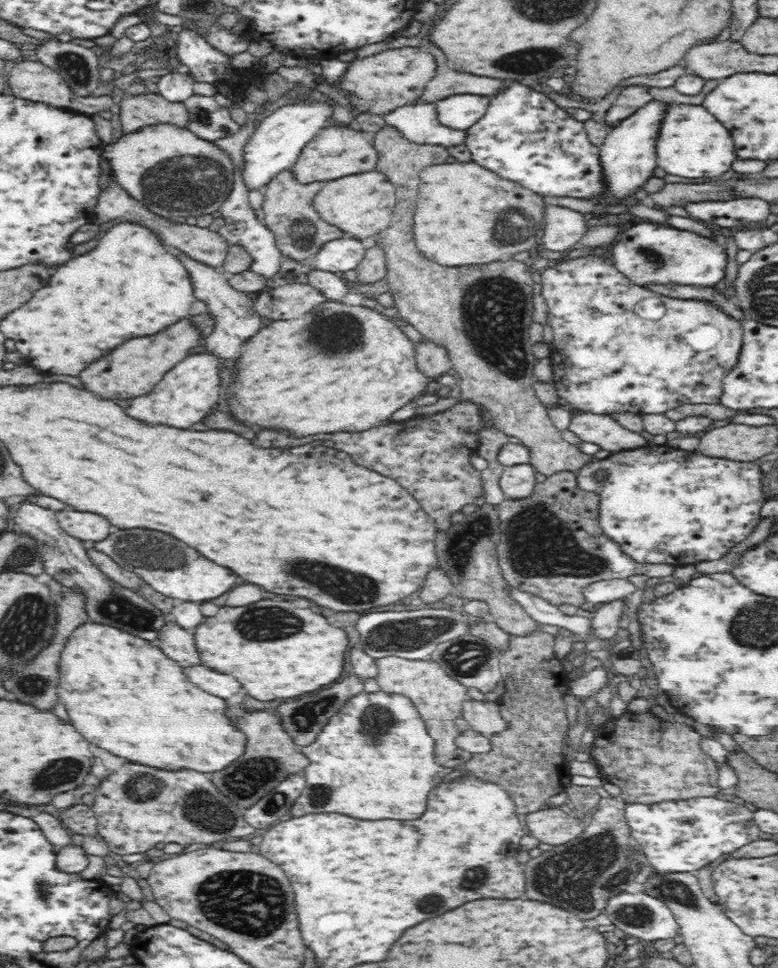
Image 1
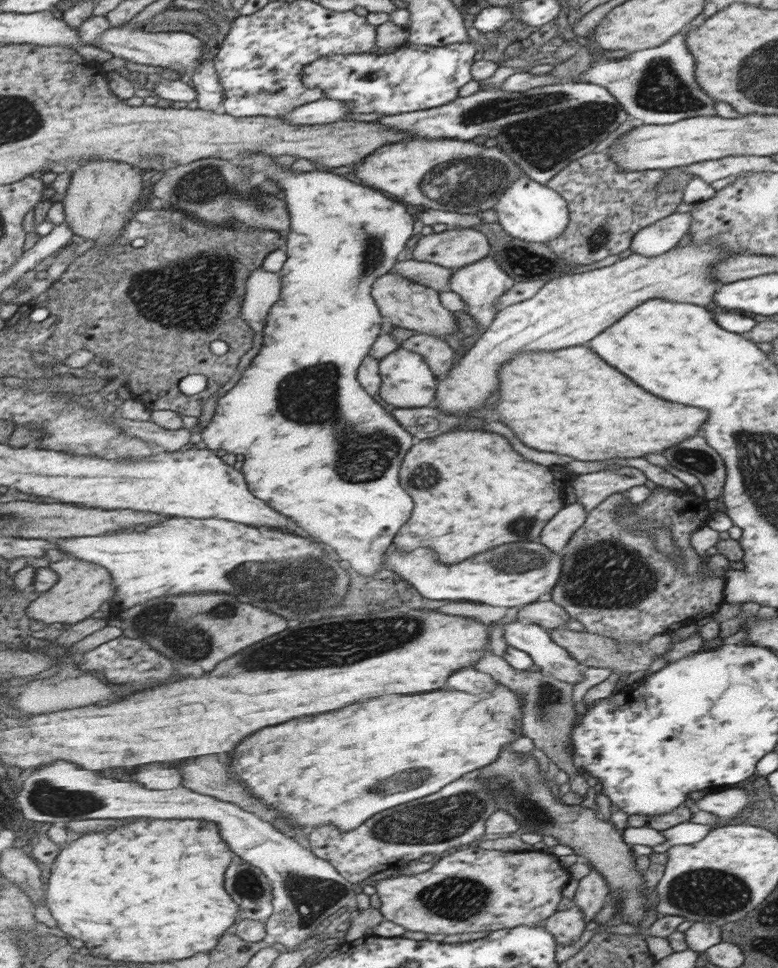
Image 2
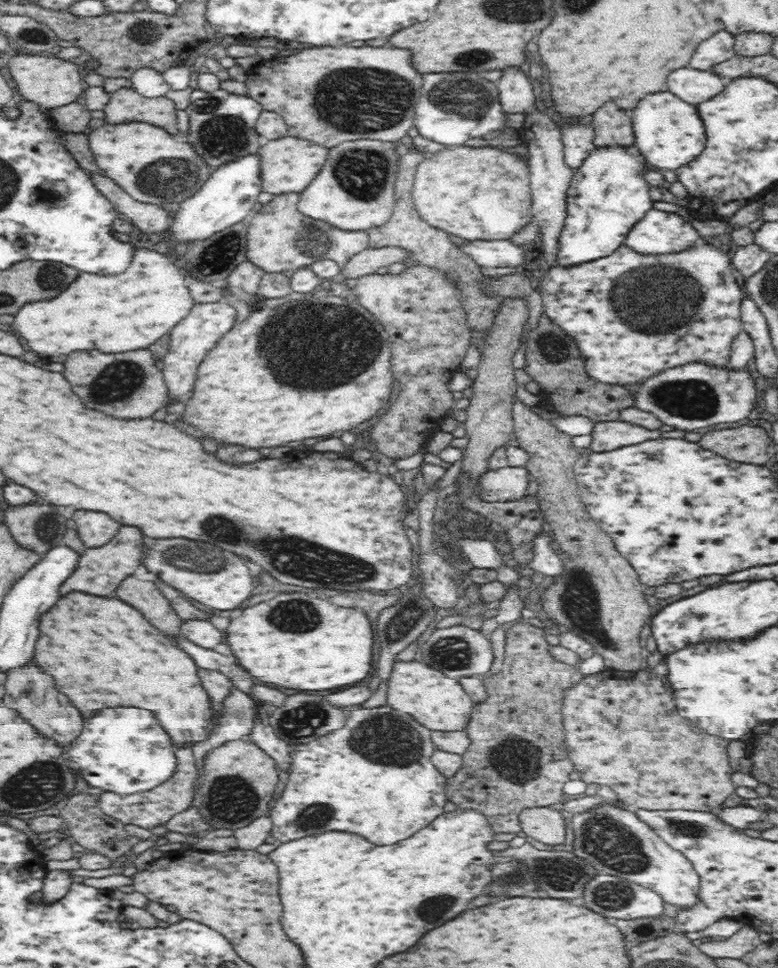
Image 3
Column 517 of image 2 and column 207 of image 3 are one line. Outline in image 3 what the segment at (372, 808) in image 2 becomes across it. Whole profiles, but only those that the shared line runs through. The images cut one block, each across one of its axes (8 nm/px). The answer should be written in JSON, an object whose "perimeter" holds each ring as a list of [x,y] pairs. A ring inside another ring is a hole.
{"perimeter":[[[70,591],[66,595],[62,595],[46,612],[44,612],[44,620],[39,620],[40,640],[35,642],[35,658],[34,663],[39,666],[40,671],[54,676],[56,680],[56,688],[60,688],[60,692],[64,692],[70,702],[80,710],[80,712],[90,712],[90,710],[98,710],[104,706],[138,706],[138,708],[148,708],[154,710],[160,726],[164,727],[169,738],[174,742],[174,746],[190,746],[192,743],[198,743],[207,739],[211,733],[211,701],[207,692],[202,686],[200,677],[198,676],[199,667],[196,661],[184,649],[175,644],[173,638],[162,636],[134,606],[122,602],[120,598],[108,596],[89,595],[82,591]]]}

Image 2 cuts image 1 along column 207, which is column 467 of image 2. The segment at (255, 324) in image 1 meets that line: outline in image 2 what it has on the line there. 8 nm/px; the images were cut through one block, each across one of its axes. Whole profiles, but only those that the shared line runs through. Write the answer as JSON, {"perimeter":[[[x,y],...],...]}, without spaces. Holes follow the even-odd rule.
{"perimeter":[[[491,254],[471,264],[456,268],[455,272],[452,273],[447,288],[454,293],[457,293],[461,301],[465,303],[467,314],[471,316],[477,327],[477,332],[473,335],[467,336],[463,338],[463,340],[459,340],[461,349],[455,351],[453,354],[452,364],[455,364],[457,359],[465,354],[465,352],[469,350],[469,347],[473,345],[473,342],[479,338],[479,335],[487,329],[487,326],[489,326],[489,323],[493,320],[495,313],[497,312],[497,310],[493,308],[495,299],[499,299],[499,297],[505,293],[507,289],[511,288],[514,283],[514,280],[509,277],[509,275],[505,274],[501,270],[501,267],[497,265],[495,259],[491,257]]]}

